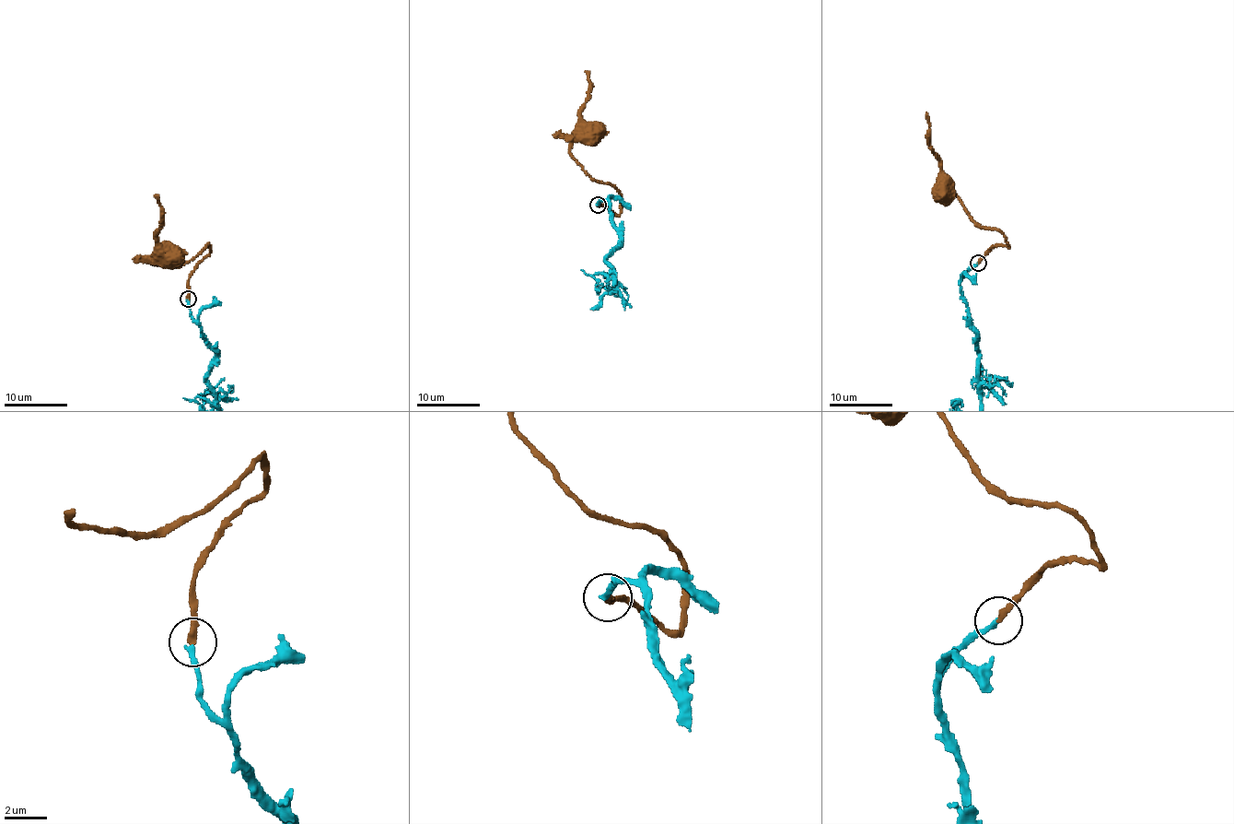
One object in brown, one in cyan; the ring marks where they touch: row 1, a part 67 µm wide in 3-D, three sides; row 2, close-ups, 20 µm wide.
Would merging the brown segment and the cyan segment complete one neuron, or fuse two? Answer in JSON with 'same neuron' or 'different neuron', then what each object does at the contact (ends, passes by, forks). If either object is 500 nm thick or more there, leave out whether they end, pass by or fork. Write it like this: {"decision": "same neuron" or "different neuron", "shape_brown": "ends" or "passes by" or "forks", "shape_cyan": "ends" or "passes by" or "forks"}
{"decision": "same neuron", "shape_brown": "ends", "shape_cyan": "ends"}

